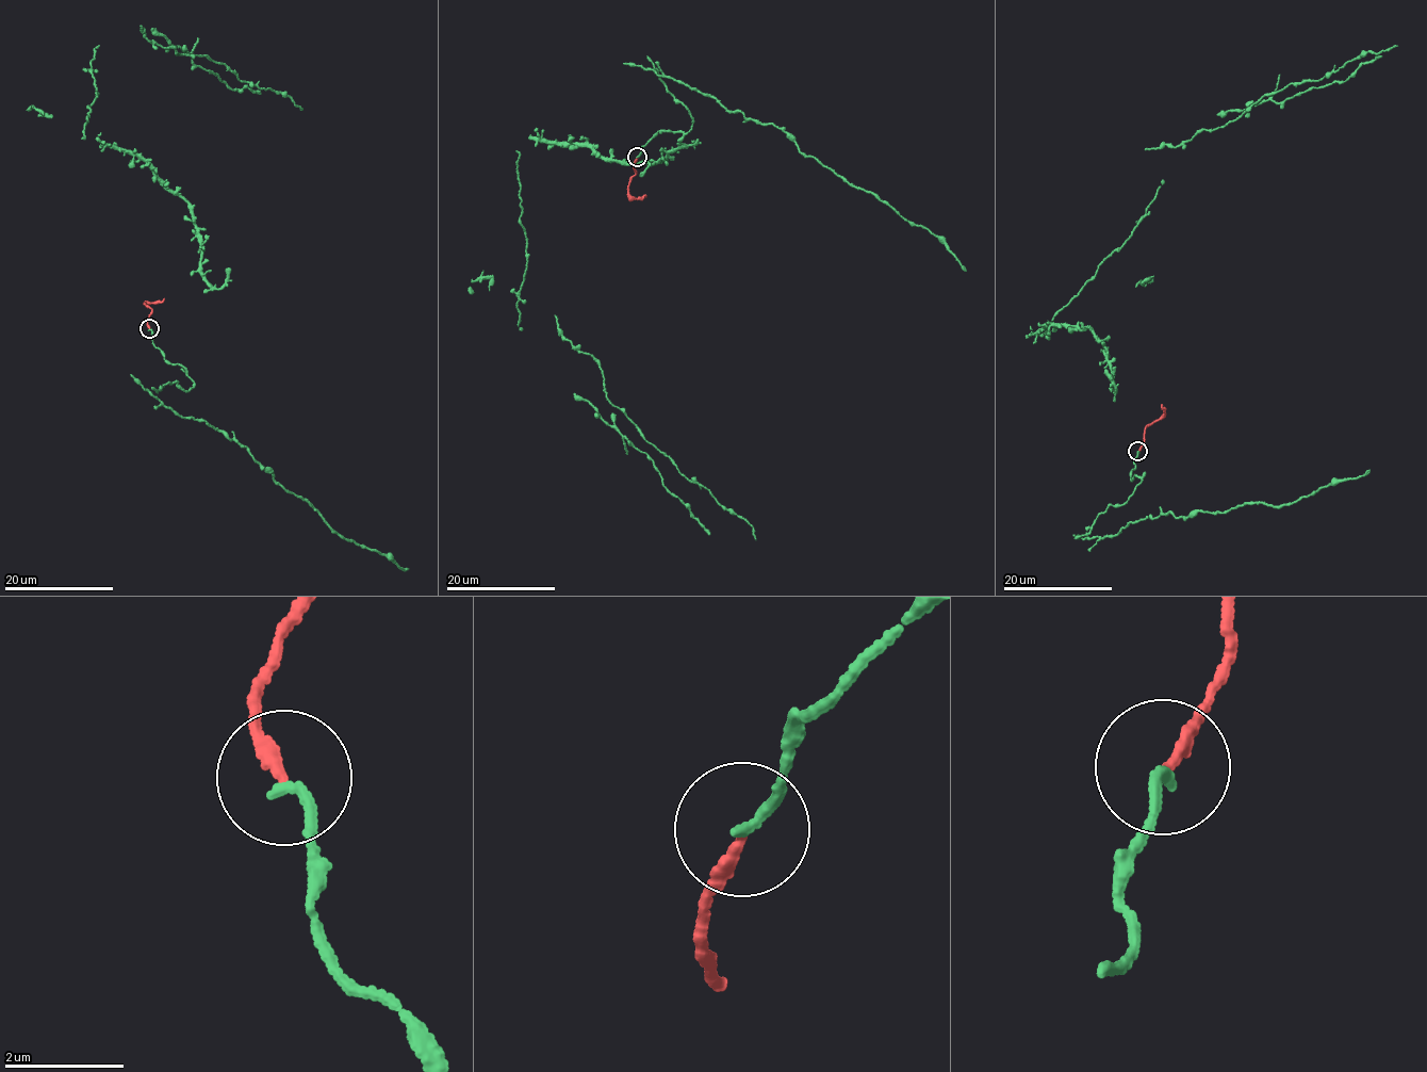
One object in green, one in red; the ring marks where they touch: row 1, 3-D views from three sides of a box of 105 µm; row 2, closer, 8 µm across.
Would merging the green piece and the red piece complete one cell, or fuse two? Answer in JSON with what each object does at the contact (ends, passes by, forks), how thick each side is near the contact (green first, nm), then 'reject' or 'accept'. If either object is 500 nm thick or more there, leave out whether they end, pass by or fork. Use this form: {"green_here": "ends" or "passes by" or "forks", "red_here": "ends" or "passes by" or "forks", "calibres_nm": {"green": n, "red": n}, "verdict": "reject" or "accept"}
{"green_here": "ends", "red_here": "ends", "calibres_nm": {"green": 190, "red": 190}, "verdict": "accept"}

